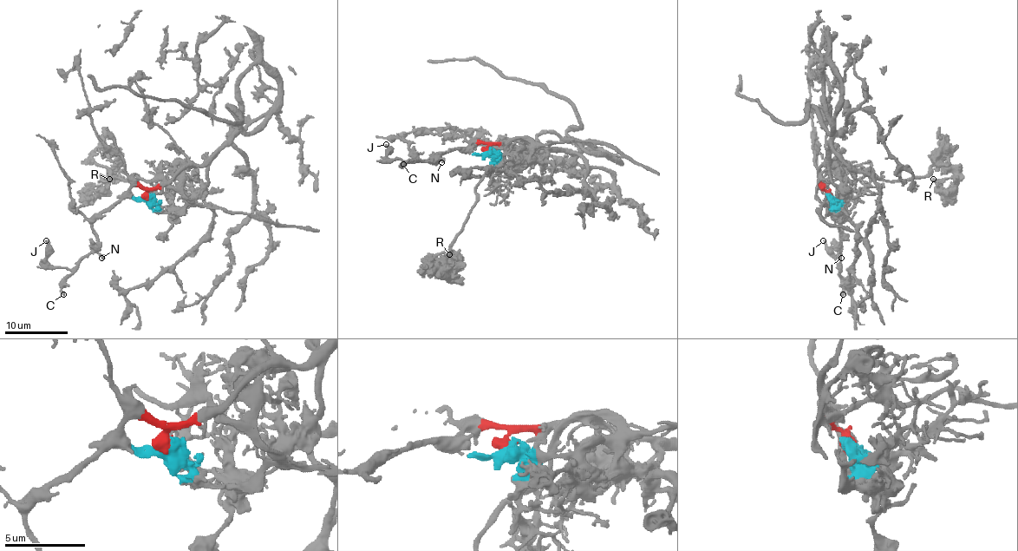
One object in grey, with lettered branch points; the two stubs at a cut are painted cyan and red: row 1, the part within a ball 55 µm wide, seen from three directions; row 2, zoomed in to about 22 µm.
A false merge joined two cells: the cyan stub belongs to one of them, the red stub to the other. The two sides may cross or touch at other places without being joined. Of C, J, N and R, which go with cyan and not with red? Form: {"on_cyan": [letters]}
{"on_cyan": ["R"]}

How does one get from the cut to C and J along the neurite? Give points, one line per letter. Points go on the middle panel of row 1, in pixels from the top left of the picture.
C: (487, 150), (484, 144), (472, 142), (465, 147), (449, 148), (432, 161), (436, 163), (405, 161), (403, 165)
J: (487, 150), (484, 144), (472, 142), (465, 147), (449, 148), (432, 161), (436, 163), (389, 160), (386, 144)

